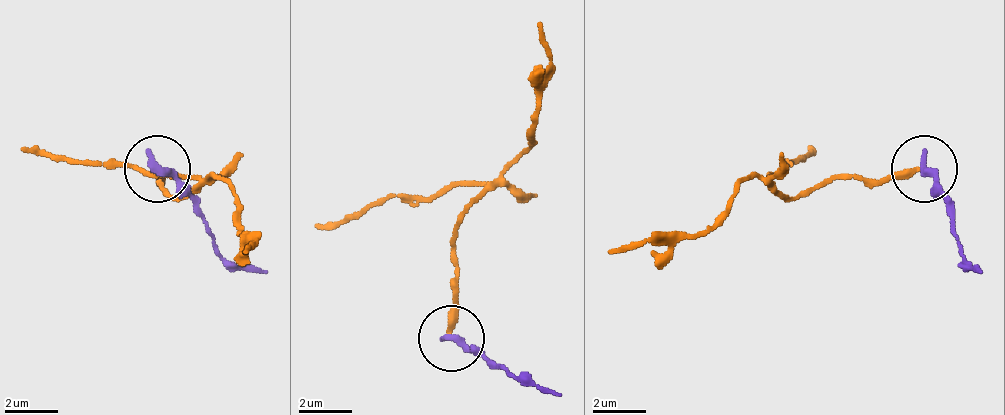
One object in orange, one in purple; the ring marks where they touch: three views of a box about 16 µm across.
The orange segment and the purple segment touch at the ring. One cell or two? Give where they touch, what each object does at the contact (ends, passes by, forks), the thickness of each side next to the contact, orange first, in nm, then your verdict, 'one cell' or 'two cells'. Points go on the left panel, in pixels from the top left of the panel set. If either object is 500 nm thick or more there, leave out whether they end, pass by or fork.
place (157, 169); orange ends; purple ends; calibres 280 and 360 nm; two cells

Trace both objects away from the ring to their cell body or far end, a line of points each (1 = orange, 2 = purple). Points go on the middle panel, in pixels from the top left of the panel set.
1: (452, 333), (452, 233), (472, 200), (519, 160), (539, 114), (552, 54), (539, 21)
2: (452, 340), (512, 373), (559, 393)

